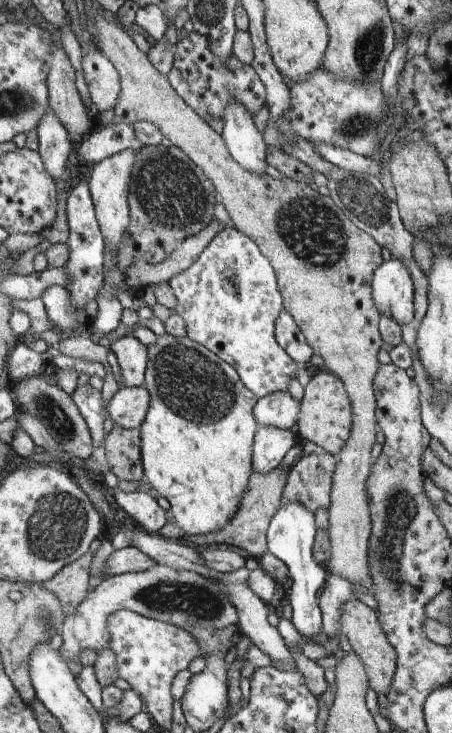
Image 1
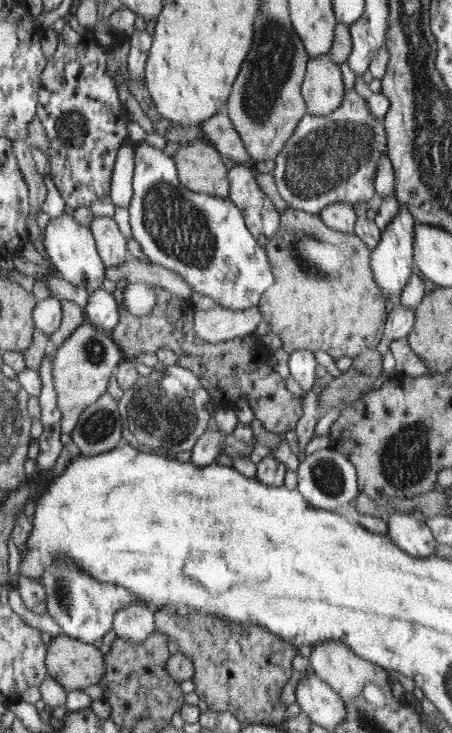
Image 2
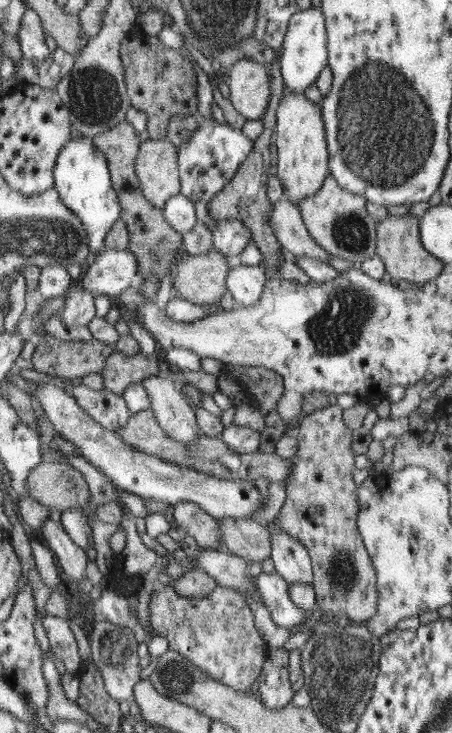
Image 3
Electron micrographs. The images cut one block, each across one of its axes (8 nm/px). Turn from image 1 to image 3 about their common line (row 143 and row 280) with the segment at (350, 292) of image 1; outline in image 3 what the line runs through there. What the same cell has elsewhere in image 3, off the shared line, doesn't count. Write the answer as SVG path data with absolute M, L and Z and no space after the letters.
M214 246L206 254L188 255L172 277L172 295L194 304L218 304L227 290L228 258Z

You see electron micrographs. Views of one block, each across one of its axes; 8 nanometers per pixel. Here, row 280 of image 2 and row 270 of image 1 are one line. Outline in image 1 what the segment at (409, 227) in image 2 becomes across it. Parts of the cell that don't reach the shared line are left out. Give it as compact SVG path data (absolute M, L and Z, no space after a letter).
M396 258L384 262L374 274L372 289L381 316L395 320L401 327L414 324L415 285L407 265Z

